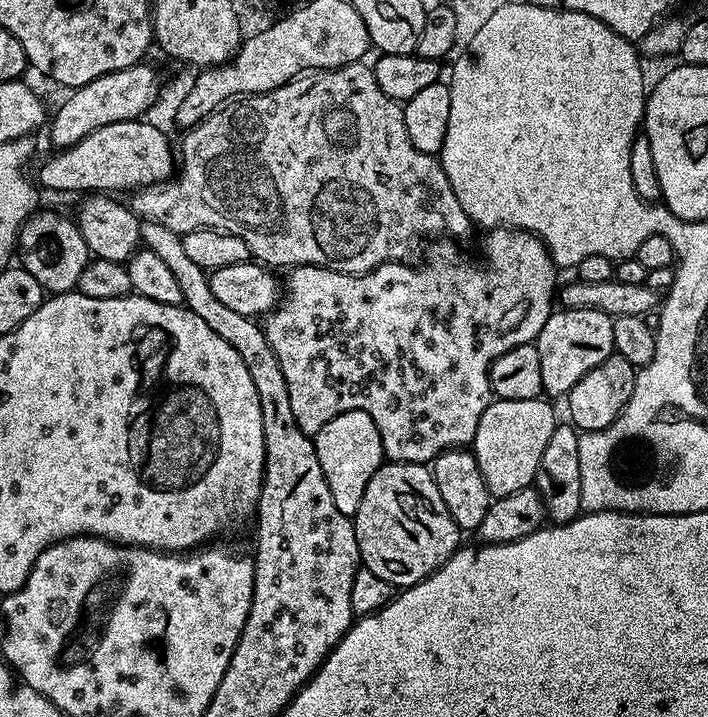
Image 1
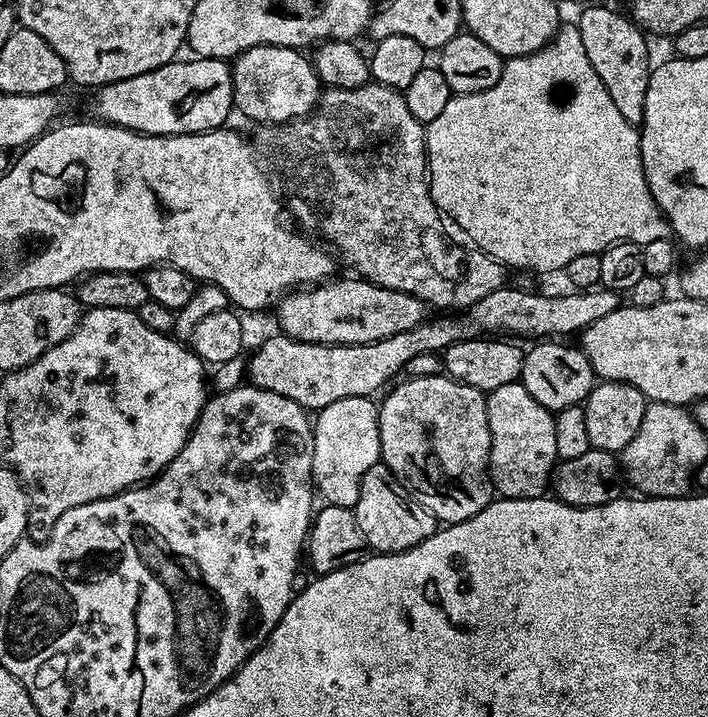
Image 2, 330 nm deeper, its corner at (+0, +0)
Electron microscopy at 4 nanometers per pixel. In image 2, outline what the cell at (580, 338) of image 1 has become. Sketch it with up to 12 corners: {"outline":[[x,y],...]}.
{"outline":[[536,342],[519,378],[553,414],[583,405],[594,373],[583,348]]}

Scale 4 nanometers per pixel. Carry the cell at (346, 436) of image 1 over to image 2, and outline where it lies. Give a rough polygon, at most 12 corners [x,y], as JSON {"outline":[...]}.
{"outline":[[375,399],[314,416],[312,482],[324,504],[355,509],[381,463]]}

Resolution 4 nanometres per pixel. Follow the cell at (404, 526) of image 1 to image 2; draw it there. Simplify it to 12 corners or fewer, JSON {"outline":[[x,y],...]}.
{"outline":[[383,462],[354,511],[369,549],[405,552],[436,517]]}

